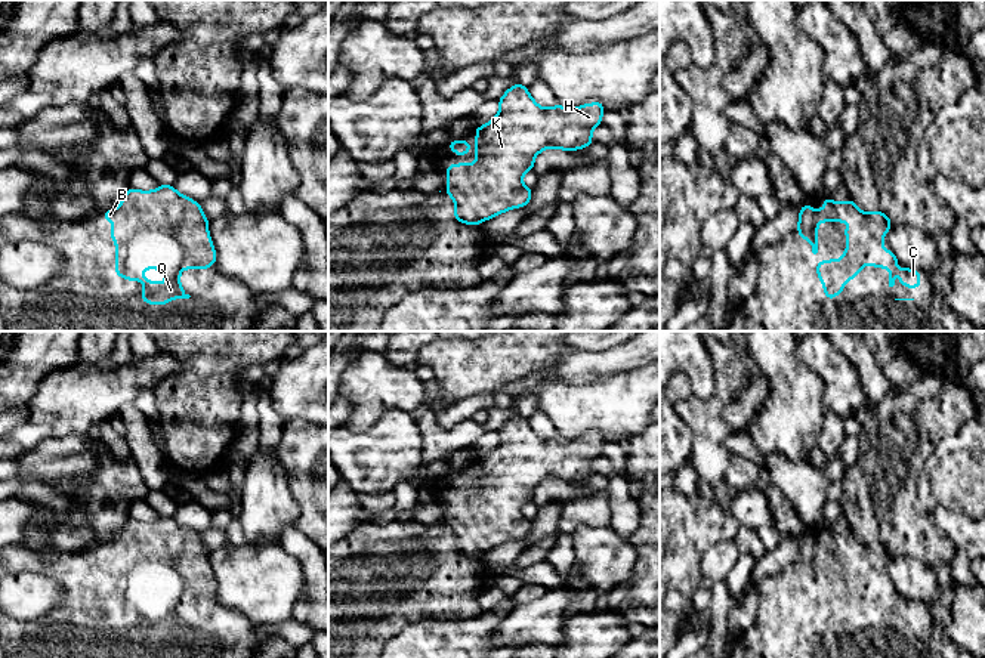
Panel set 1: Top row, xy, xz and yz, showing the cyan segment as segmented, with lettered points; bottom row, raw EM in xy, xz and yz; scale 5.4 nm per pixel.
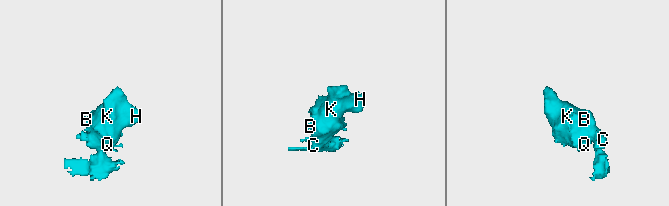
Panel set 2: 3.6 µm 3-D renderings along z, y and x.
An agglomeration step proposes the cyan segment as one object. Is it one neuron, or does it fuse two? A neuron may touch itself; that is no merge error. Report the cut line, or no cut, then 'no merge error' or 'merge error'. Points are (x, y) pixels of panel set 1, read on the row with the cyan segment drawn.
no cut | no merge error

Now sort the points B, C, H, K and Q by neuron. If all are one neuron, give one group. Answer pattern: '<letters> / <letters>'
B C H K Q

